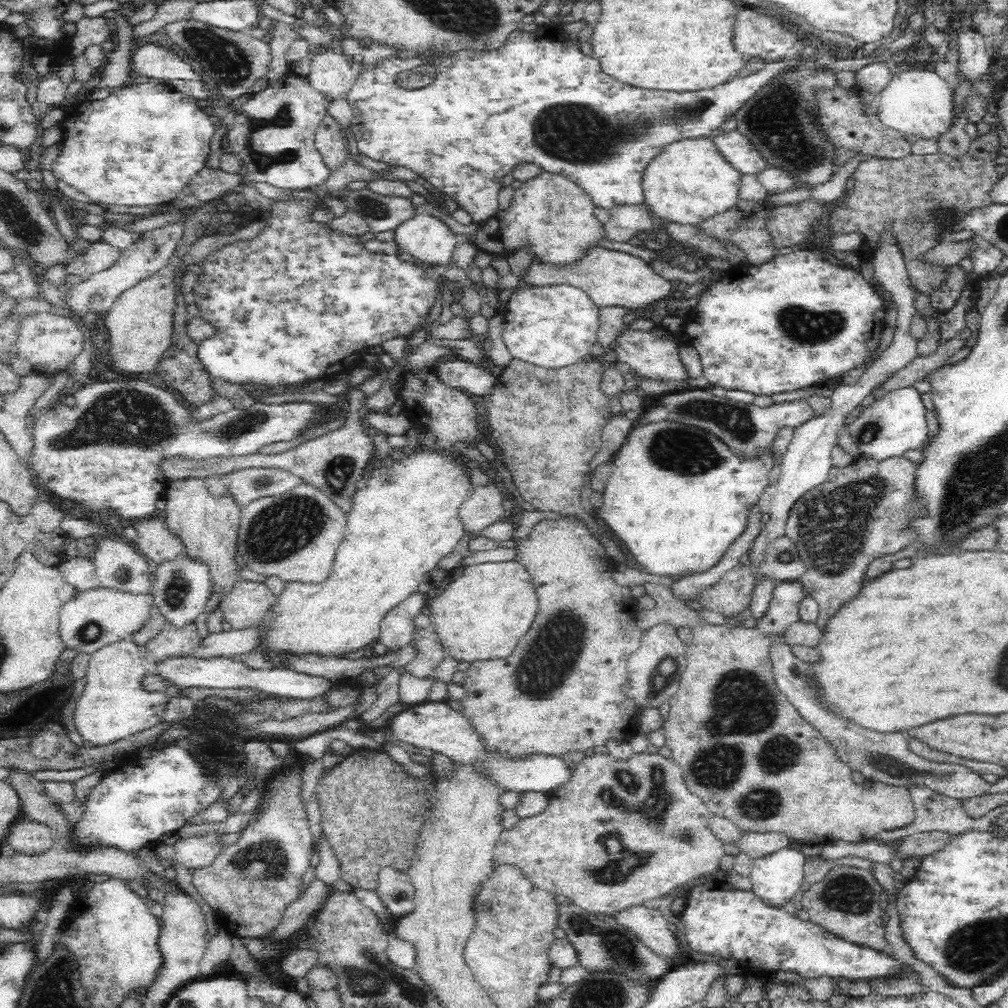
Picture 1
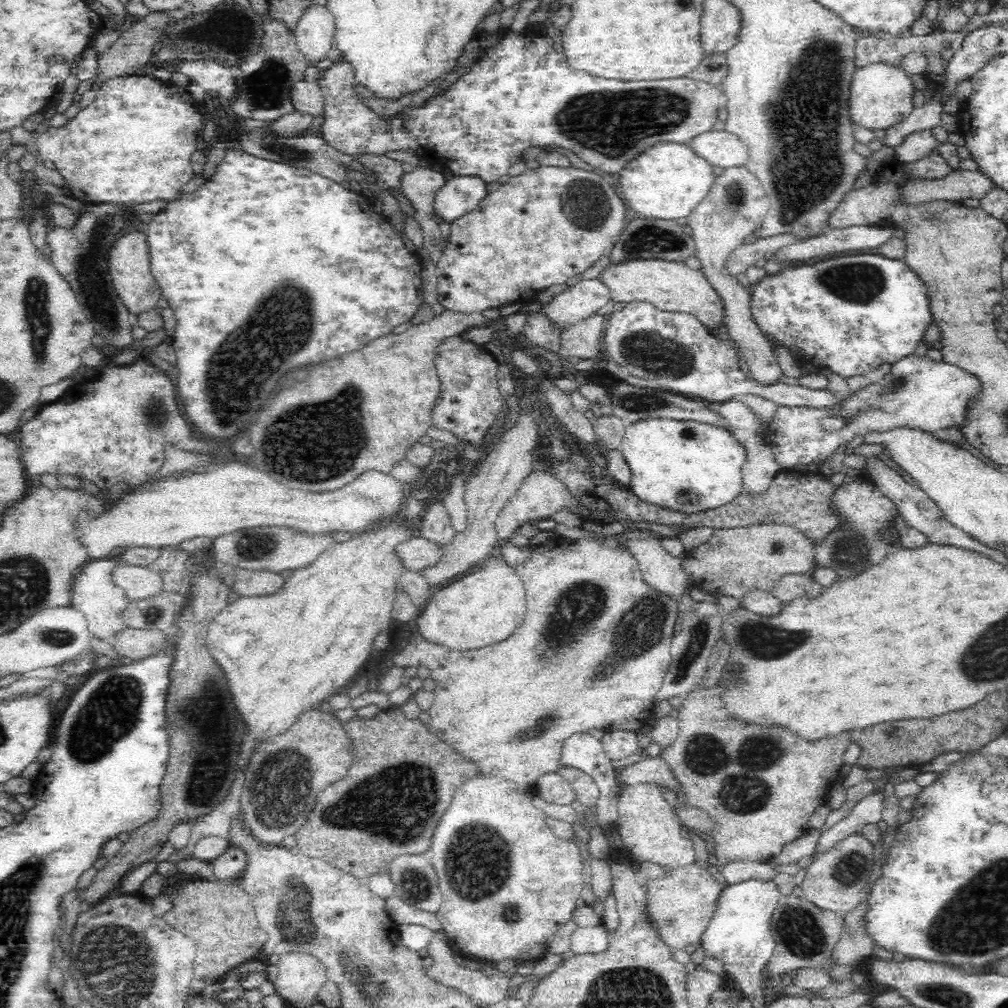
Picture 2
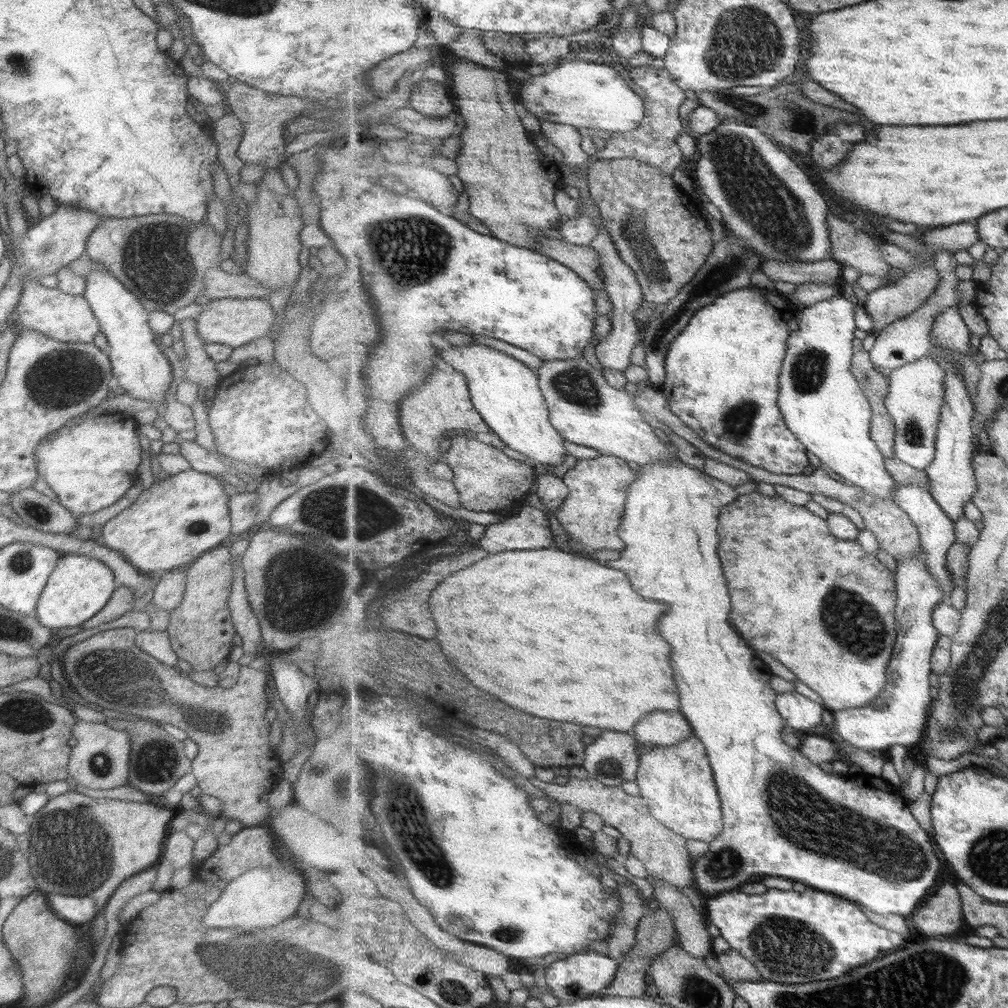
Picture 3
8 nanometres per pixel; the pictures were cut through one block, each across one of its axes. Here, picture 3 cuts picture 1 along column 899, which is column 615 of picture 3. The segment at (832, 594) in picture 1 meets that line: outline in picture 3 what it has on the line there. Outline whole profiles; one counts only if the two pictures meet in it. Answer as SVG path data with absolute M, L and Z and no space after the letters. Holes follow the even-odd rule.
M611 455L591 460L580 459L577 466L565 474L564 481L570 485L571 494L555 516L566 532L580 542L579 546L584 553L627 549L620 528L623 528L630 488L636 480L638 470L625 459Z

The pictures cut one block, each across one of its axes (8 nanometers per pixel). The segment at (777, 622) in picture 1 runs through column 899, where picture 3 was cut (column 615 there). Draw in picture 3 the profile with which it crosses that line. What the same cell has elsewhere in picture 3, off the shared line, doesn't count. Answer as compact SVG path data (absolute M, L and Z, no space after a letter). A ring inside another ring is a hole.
M569 775L569 778L568 784L550 784L538 776L530 779L530 782L558 801L562 808L576 805L583 810L584 814L586 812L601 814L607 824L617 828L628 840L632 840L633 853L646 864L652 876L670 881L684 890L694 888L697 884L696 859L689 848L688 838L668 828L668 825L662 824L644 797L632 796L623 786L607 785L590 776L583 779L580 776Z

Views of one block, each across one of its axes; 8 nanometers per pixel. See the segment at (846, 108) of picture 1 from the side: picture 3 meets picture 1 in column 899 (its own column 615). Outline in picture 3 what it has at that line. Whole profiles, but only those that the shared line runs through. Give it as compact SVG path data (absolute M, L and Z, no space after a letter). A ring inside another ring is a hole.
M644 66L630 68L630 75L634 83L646 91L645 108L647 118L641 128L630 132L615 132L607 140L606 148L596 153L598 160L614 160L618 158L633 158L646 162L652 166L662 168L664 172L672 174L684 164L684 152L680 150L678 136L688 130L688 124L682 122L680 110L682 103L686 102L686 92L676 84L668 69Z

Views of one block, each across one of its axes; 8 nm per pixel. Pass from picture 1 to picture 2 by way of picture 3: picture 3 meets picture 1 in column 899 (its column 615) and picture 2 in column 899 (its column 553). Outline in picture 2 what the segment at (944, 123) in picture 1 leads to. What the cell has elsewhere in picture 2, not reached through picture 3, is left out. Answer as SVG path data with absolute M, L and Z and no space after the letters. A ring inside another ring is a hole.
M878 63L856 69L851 78L847 102L849 121L853 126L870 131L886 130L894 123L902 122L910 114L914 108L914 91L912 80L900 68Z

